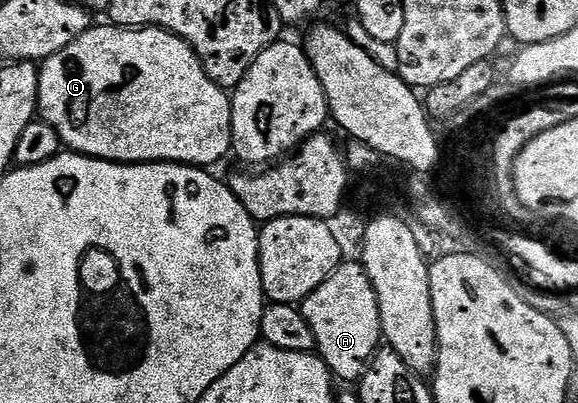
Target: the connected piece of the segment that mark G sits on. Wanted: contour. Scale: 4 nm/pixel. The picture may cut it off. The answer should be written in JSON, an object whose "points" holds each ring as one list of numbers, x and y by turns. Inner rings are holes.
{"points":[[110,23,96,24,85,31,85,35,77,35,69,47,57,51,38,66,39,71,39,107,38,116,62,139,64,146,72,153,82,153,85,157,95,157,99,161,117,161,120,165,194,165,196,167,212,167,226,153,232,152,231,147,231,98,228,90,222,89,209,75,205,75,205,67,201,59,189,47,185,39,168,29,158,27,140,27,125,29]]}

